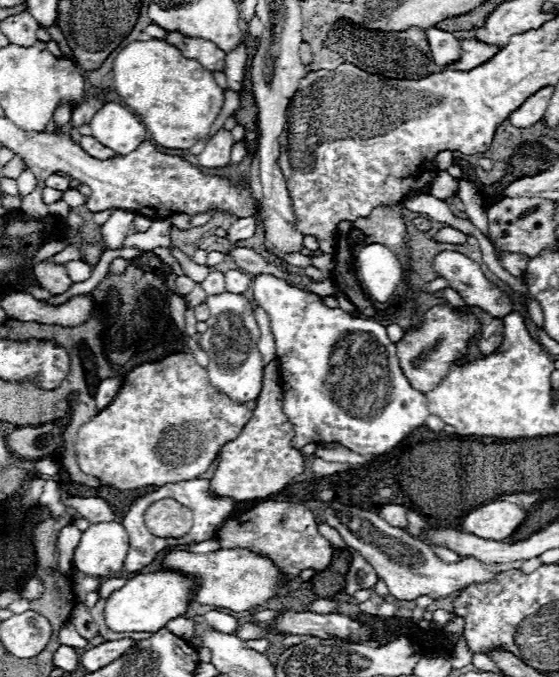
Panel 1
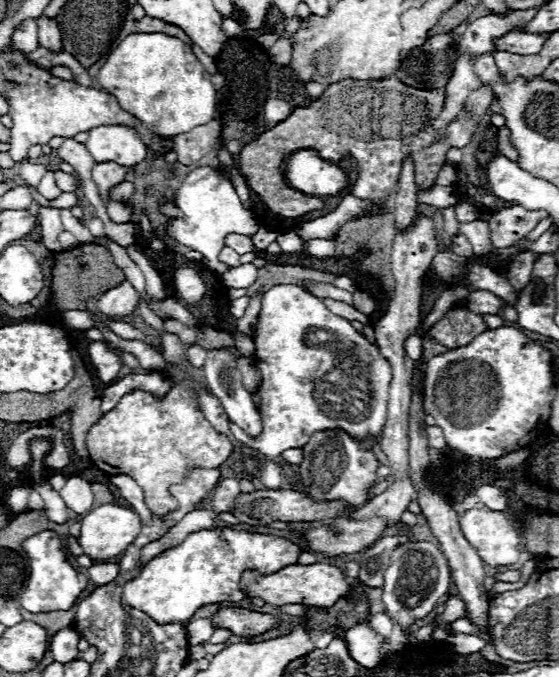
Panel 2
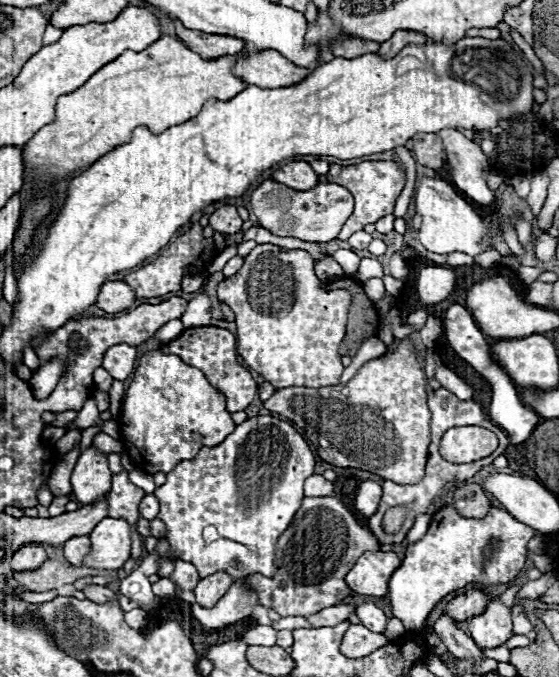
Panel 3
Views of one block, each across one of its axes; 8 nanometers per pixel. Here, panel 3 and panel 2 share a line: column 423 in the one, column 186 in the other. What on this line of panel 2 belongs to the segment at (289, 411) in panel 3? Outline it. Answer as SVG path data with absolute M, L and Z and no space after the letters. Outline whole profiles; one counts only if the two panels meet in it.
M182 370L174 379L172 390L158 398L136 390L126 394L118 406L96 420L86 432L86 450L90 460L108 474L128 474L144 492L168 490L196 468L218 468L232 456L232 442L226 434L214 430L196 408L194 376Z

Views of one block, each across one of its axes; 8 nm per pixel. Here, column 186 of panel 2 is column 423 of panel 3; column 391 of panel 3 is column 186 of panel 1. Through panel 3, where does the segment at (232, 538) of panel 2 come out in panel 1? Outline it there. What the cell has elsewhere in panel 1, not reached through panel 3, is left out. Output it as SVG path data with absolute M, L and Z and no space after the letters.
M158 570L152 574L136 574L126 582L126 586L108 596L104 606L106 626L112 632L158 632L170 620L186 612L194 588L196 588L194 580L176 572Z

